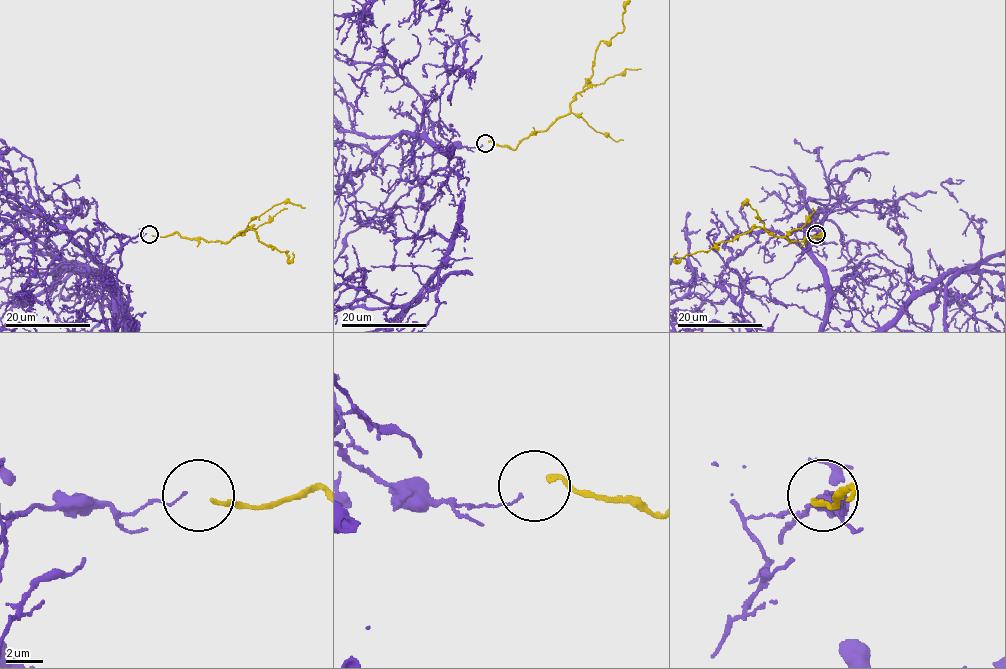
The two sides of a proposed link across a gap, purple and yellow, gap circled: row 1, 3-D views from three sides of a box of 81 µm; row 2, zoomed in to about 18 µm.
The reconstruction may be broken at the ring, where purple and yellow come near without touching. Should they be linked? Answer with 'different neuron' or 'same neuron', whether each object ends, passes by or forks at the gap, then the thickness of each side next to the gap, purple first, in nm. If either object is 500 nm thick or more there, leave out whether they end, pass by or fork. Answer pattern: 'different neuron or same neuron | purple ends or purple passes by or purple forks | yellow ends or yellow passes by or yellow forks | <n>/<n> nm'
different neuron | purple ends | yellow ends | 130/220 nm

